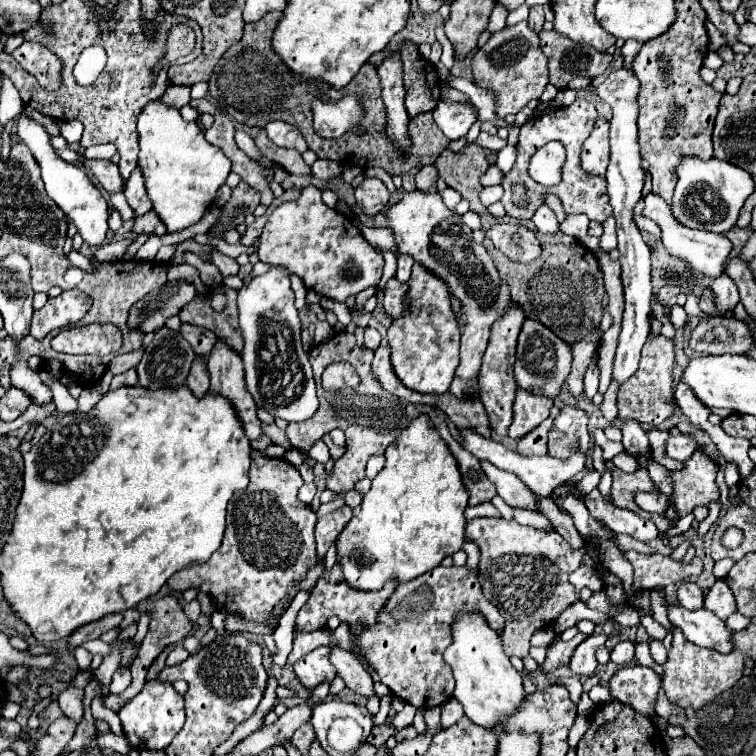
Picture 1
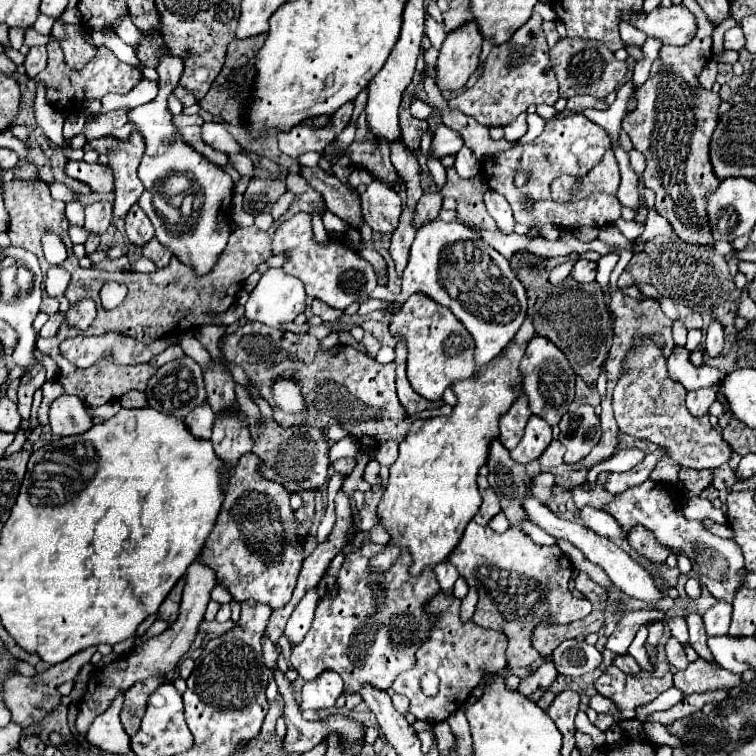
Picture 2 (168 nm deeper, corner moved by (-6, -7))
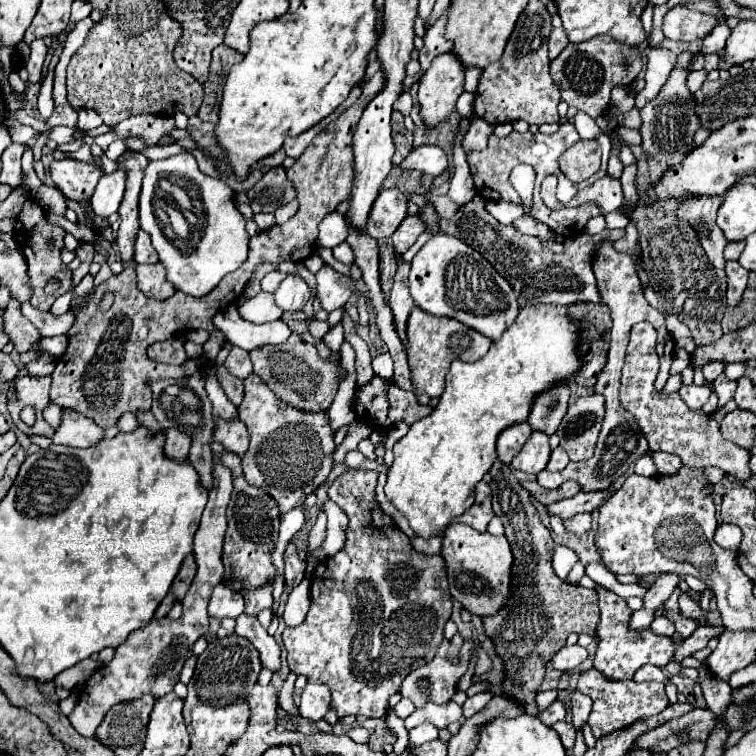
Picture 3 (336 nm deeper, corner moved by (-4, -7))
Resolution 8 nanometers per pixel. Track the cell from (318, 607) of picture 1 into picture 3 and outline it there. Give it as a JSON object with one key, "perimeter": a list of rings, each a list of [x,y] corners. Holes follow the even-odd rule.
{"perimeter":[[[346,469],[340,477],[336,477],[336,481],[328,487],[328,497],[330,501],[334,501],[350,519],[348,523],[348,529],[346,529],[346,543],[344,547],[332,555],[330,559],[324,559],[316,565],[314,569],[314,577],[312,577],[312,585],[310,585],[310,611],[304,619],[302,625],[298,627],[286,627],[284,633],[282,633],[282,643],[284,643],[284,649],[286,649],[286,659],[288,659],[288,666],[290,671],[298,673],[298,675],[306,675],[308,677],[308,683],[326,683],[330,687],[330,693],[332,693],[332,701],[330,701],[330,709],[336,711],[338,719],[344,719],[346,715],[364,715],[364,717],[384,717],[386,711],[388,711],[388,699],[398,693],[400,689],[400,681],[404,681],[404,677],[416,669],[416,667],[424,667],[428,661],[432,661],[432,657],[436,655],[436,649],[438,645],[444,641],[444,625],[446,621],[450,619],[450,613],[452,613],[452,597],[448,593],[448,581],[446,581],[446,565],[444,565],[444,559],[440,555],[424,555],[424,553],[418,553],[410,539],[398,529],[398,525],[378,507],[376,503],[376,479],[378,479],[378,473],[376,471],[366,471],[366,469]]]}

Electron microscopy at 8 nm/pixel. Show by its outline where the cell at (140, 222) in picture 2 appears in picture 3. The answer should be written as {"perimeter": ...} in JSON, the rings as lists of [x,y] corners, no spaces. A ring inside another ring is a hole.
{"perimeter":[[[144,231],[138,233],[134,259],[136,259],[136,263],[156,263],[156,261],[158,261],[156,251],[154,251],[154,247],[152,247],[152,243],[150,243],[150,237],[148,237],[148,233],[144,233]]]}

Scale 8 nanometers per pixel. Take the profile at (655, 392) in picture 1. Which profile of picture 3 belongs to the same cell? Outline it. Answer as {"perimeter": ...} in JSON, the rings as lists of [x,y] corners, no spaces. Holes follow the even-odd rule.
{"perimeter":[[[638,323],[630,335],[620,385],[620,403],[624,405],[626,411],[630,411],[636,417],[638,425],[642,427],[648,439],[650,449],[674,453],[682,459],[684,465],[690,467],[720,467],[728,475],[734,475],[738,481],[748,481],[752,477],[752,471],[748,467],[750,453],[738,447],[736,443],[726,441],[718,429],[718,423],[714,423],[712,417],[704,415],[702,411],[690,411],[678,393],[654,395],[654,379],[658,373],[658,355],[654,347],[656,347],[656,329],[648,323]]]}

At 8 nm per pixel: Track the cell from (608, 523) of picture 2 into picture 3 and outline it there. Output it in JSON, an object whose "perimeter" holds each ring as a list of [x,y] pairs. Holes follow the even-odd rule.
{"perimeter":[[[578,513],[578,515],[570,517],[568,521],[564,521],[564,527],[566,527],[566,531],[576,533],[576,535],[586,533],[590,529],[590,513]]]}

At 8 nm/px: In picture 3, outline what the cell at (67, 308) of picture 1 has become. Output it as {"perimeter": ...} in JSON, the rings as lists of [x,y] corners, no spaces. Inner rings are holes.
{"perimeter":[[[24,303],[22,305],[22,313],[38,327],[38,331],[44,335],[44,337],[54,337],[54,335],[66,335],[68,329],[72,327],[74,323],[74,313],[72,311],[66,311],[64,315],[52,315],[52,313],[42,313],[42,311],[36,311],[32,305]]]}

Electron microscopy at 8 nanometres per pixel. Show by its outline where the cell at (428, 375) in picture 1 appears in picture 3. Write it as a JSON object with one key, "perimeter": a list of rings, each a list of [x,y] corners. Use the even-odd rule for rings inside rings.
{"perimeter":[[[414,309],[408,319],[408,363],[412,369],[412,383],[416,391],[424,391],[430,397],[440,397],[444,391],[444,375],[454,359],[480,359],[490,349],[492,341],[464,323],[450,317],[434,317],[422,309]]]}

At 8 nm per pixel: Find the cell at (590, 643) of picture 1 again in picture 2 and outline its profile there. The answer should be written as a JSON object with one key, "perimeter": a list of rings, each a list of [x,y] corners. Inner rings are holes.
{"perimeter":[[[646,607],[646,609],[640,609],[640,611],[632,611],[628,613],[614,629],[614,633],[608,637],[606,641],[606,649],[616,653],[616,655],[626,655],[628,653],[628,647],[638,631],[638,627],[646,625],[646,623],[652,623],[656,619],[662,619],[664,617],[664,611],[656,609],[656,607]]]}

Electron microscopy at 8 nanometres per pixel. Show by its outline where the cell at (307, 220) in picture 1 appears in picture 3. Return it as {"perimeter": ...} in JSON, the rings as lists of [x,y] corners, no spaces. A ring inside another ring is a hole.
{"perimeter":[[[322,267],[316,273],[316,283],[318,283],[320,305],[328,313],[342,307],[350,299],[350,295],[356,291],[356,283],[352,279],[340,275],[338,271],[330,267]]]}

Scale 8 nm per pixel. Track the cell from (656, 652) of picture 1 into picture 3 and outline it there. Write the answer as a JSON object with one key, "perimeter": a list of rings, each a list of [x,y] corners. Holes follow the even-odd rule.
{"perimeter":[[[596,669],[582,671],[576,683],[576,691],[588,695],[592,699],[592,713],[588,717],[588,725],[596,739],[610,735],[614,731],[626,729],[640,719],[648,719],[656,713],[662,713],[668,705],[668,697],[664,693],[662,683],[636,683],[636,681],[610,681]]]}

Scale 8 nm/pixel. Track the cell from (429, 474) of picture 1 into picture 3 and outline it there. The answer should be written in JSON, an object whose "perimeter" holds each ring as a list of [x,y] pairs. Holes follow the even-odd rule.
{"perimeter":[[[530,305],[518,313],[514,325],[504,331],[500,341],[492,343],[490,351],[482,359],[474,363],[464,363],[460,359],[452,361],[446,375],[446,389],[436,409],[428,417],[410,425],[408,435],[394,445],[394,463],[388,471],[388,481],[384,487],[388,501],[406,515],[416,535],[424,539],[444,535],[450,519],[472,507],[476,483],[482,481],[484,473],[488,473],[496,461],[498,435],[510,425],[524,423],[530,415],[534,399],[542,391],[548,391],[558,383],[566,383],[574,373],[578,373],[578,333],[580,329],[576,329],[576,321],[568,317],[566,307]]]}

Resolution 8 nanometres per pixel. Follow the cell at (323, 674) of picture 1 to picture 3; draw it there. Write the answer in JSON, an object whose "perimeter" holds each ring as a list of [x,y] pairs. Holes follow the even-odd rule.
{"perimeter":[[[308,683],[302,691],[302,701],[298,705],[298,711],[300,711],[300,717],[304,717],[304,719],[320,721],[326,715],[328,705],[330,705],[328,687],[322,683],[318,683],[318,685]]]}

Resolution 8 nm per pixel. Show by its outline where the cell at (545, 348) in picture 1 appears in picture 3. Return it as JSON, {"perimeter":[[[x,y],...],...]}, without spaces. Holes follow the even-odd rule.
{"perimeter":[[[556,385],[548,393],[542,393],[536,397],[532,413],[528,417],[528,423],[534,431],[542,431],[546,435],[554,435],[562,417],[568,409],[568,397],[570,389],[568,385]]]}

